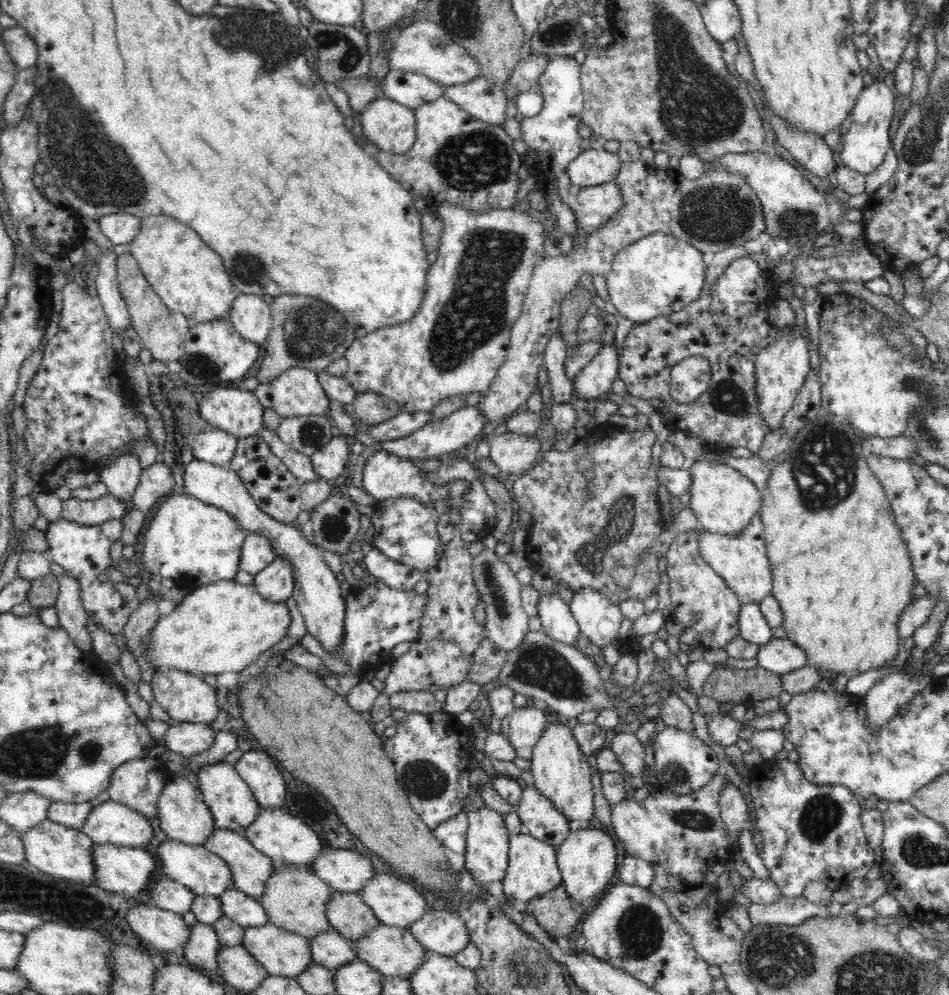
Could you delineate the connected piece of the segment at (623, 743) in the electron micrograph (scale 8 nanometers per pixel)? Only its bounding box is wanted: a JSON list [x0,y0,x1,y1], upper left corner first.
[610,732,648,777]

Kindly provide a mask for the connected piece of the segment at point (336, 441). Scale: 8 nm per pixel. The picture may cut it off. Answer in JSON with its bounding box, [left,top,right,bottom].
[310,436,348,479]

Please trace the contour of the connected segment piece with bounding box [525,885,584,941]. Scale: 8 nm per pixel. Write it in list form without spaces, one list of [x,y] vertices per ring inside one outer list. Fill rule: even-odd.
[[[558,885],[554,890],[530,900],[525,910],[554,941],[568,937],[583,912],[581,904],[568,901],[564,885]]]

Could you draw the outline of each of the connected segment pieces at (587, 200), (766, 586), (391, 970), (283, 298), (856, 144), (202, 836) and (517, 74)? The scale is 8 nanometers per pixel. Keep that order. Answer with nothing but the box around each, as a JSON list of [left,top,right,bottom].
[[572,181,624,235],[696,506,772,603],[349,924,427,979],[255,294,356,384],[840,74,894,175],[156,773,215,846],[502,55,550,99]]

